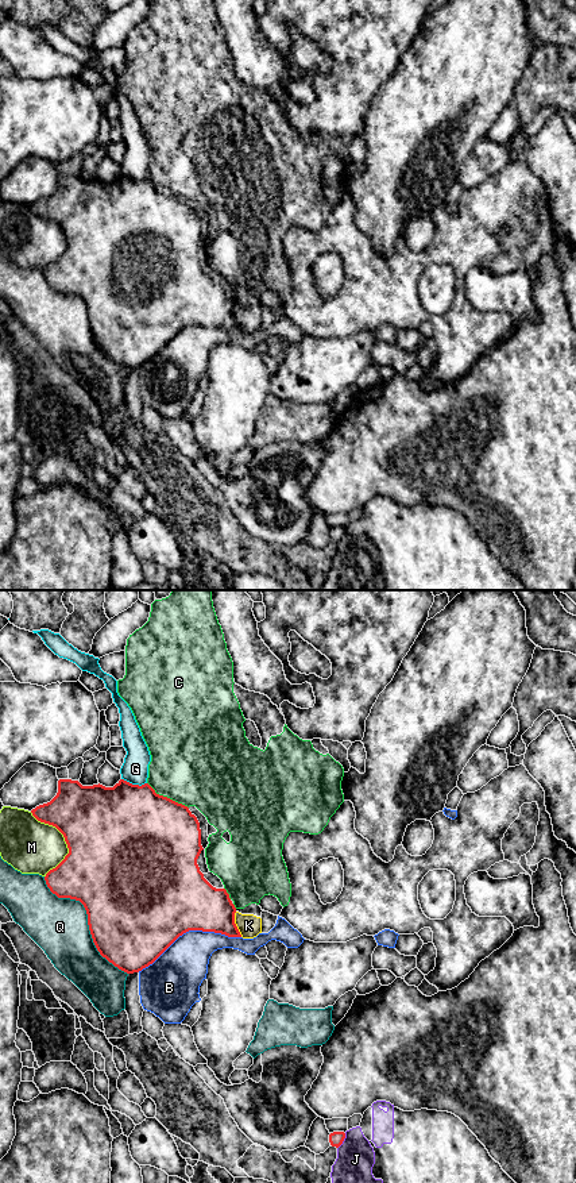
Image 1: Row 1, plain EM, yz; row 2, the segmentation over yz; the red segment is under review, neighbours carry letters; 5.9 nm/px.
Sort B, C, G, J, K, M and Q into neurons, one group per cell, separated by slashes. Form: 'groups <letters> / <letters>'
groups B / C K / G / J / M / Q

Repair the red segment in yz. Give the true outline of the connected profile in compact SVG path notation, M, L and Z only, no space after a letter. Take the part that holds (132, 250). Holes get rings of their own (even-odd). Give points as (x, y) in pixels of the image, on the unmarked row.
M59 174L57 190L31 208L38 216L55 221L69 243L65 254L46 269L47 282L58 293L76 294L84 300L97 346L119 365L127 369L142 366L189 325L241 332L229 289L225 284L213 282L200 266L197 254L204 244L201 224L188 201L156 189L148 178L139 181L120 174L113 182L105 182Z

